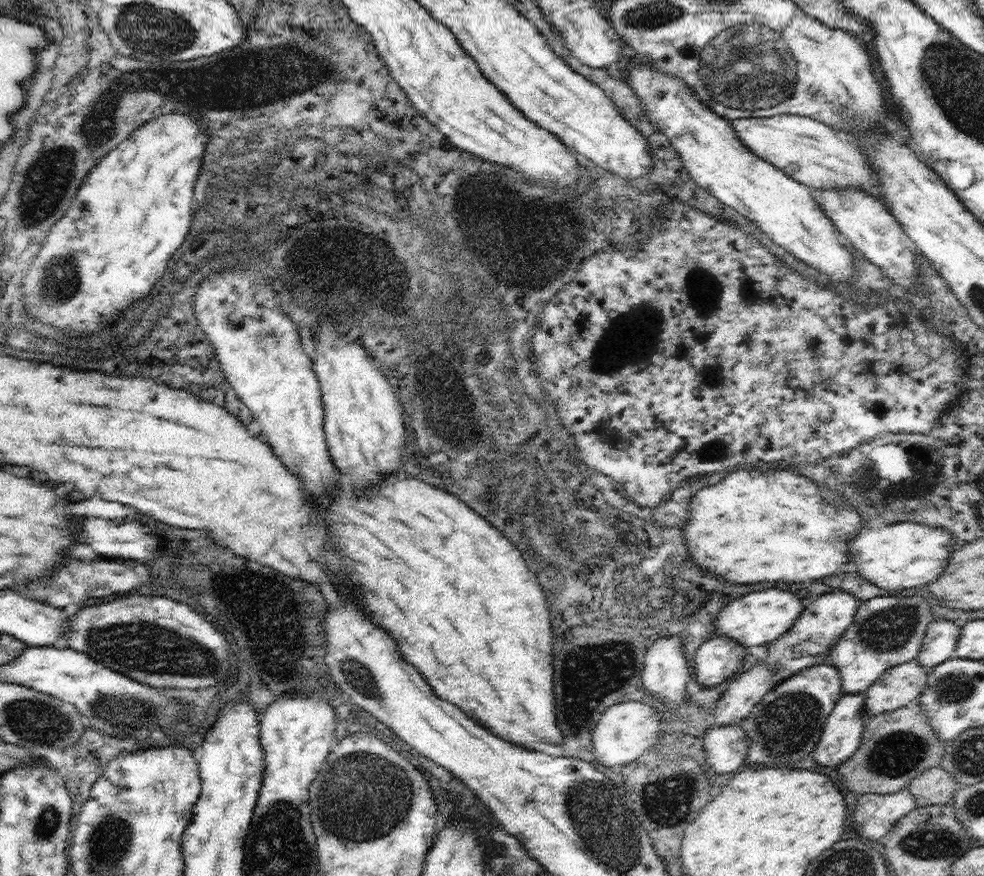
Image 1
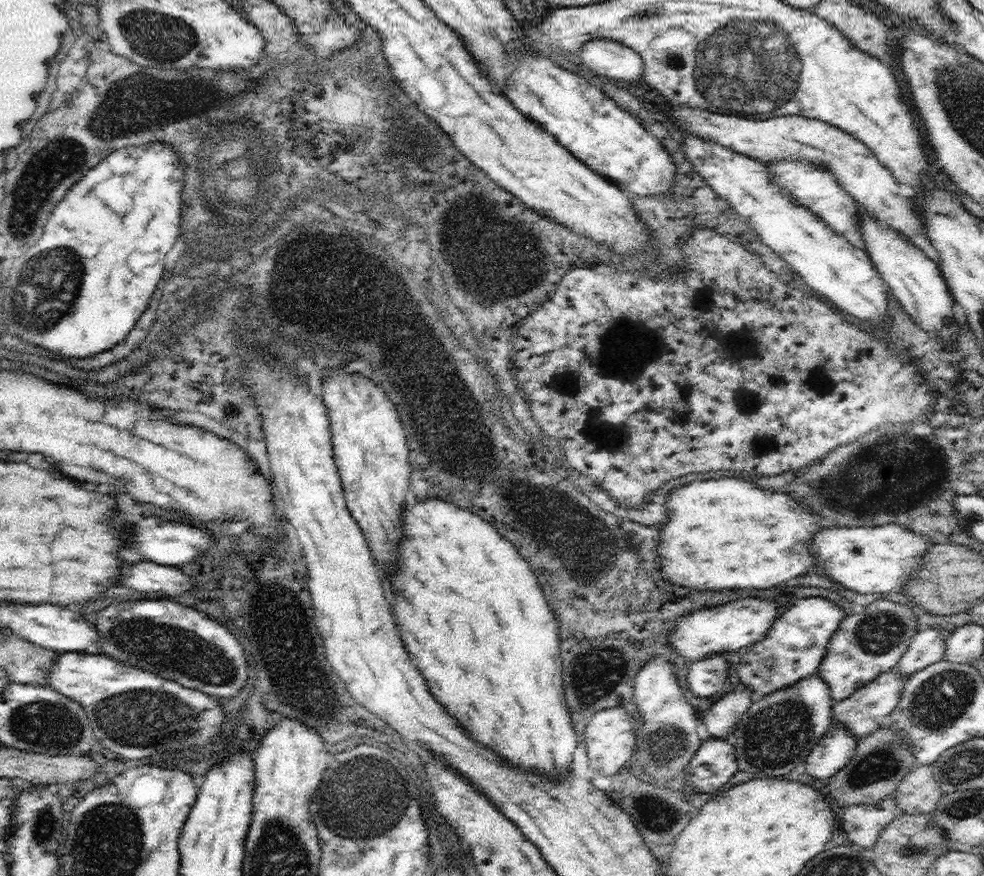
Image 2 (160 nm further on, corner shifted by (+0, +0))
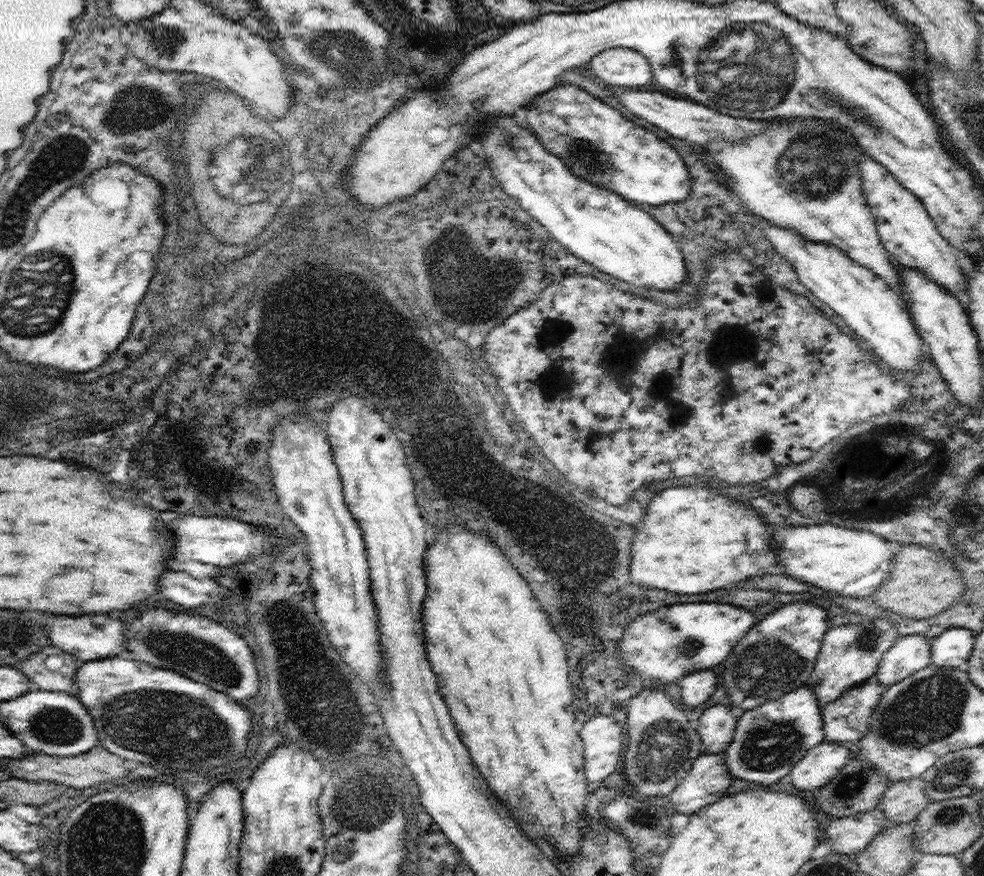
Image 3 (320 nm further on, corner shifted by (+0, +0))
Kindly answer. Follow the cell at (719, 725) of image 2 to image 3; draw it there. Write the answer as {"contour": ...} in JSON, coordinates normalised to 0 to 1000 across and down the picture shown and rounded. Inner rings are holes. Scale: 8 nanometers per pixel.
{"contour":[[[728,804],[710,818],[708,837],[712,841],[716,858],[737,858],[744,847],[749,820],[744,816],[744,806]]]}

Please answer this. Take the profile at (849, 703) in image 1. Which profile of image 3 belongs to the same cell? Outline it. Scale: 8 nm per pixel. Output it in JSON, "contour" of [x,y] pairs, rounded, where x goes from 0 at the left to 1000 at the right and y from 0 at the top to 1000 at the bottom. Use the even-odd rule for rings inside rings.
{"contour":[[[837,845],[831,852],[824,854],[802,881],[805,895],[813,902],[833,900],[848,889],[854,878],[865,863],[865,855]]]}

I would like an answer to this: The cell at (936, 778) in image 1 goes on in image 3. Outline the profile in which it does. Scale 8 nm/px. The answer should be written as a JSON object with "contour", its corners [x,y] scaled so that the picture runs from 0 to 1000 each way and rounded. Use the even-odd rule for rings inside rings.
{"contour":[[[938,886],[904,893],[894,917],[904,941],[931,937],[933,930],[945,918],[939,904]]]}

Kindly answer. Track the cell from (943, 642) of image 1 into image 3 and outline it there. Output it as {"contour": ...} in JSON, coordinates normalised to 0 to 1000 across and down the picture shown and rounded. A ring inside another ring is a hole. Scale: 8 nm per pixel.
{"contour":[[[916,726],[895,749],[889,773],[896,783],[905,784],[918,774],[945,758],[946,733],[940,726]]]}

